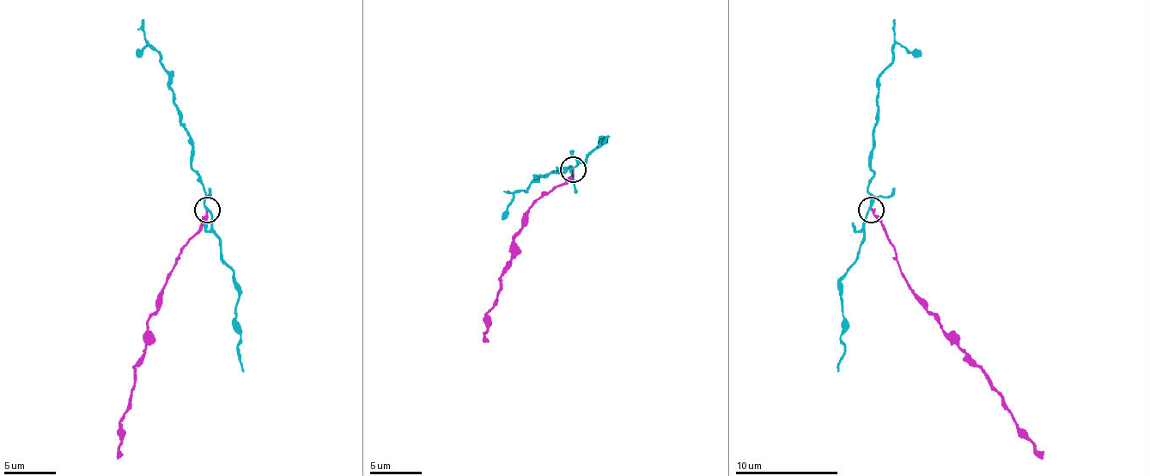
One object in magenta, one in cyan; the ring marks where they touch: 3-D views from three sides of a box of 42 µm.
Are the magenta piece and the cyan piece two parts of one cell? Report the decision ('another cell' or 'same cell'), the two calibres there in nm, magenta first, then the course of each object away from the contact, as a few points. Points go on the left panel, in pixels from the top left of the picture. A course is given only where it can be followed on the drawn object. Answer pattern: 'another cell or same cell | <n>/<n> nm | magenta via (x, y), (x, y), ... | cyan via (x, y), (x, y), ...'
another cell | 240/200 nm | magenta via (208, 209), (182, 250), (161, 304), (149, 320), (146, 356), (136, 369), (130, 407), (123, 420), (118, 459) | cyan via (208, 209), (203, 180), (192, 167), (192, 137), (182, 121), (172, 75), (149, 44), (136, 54)

